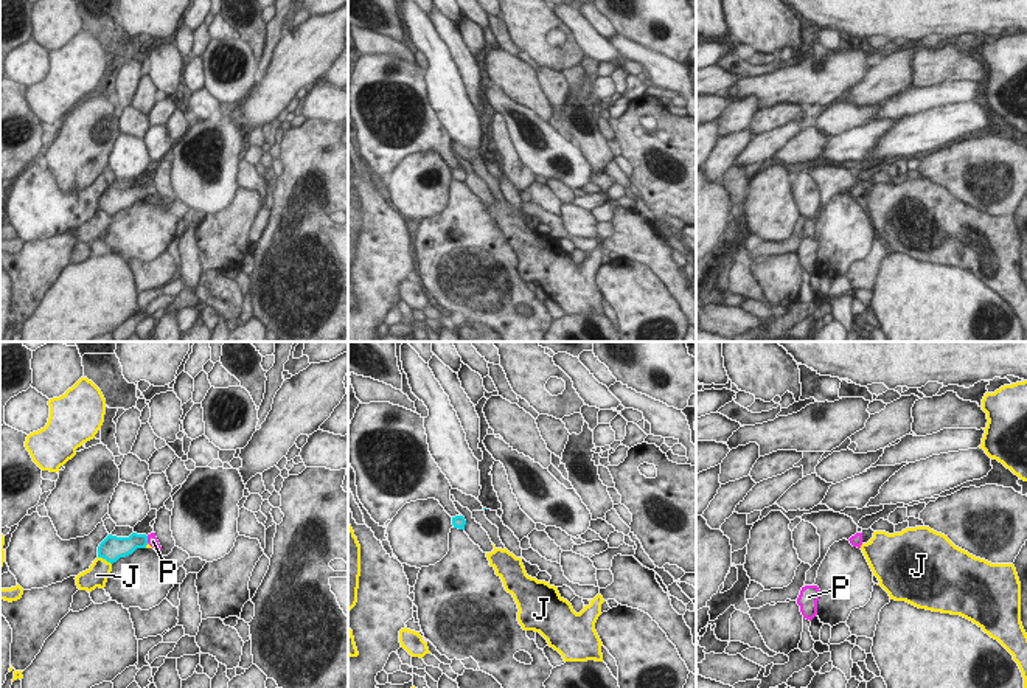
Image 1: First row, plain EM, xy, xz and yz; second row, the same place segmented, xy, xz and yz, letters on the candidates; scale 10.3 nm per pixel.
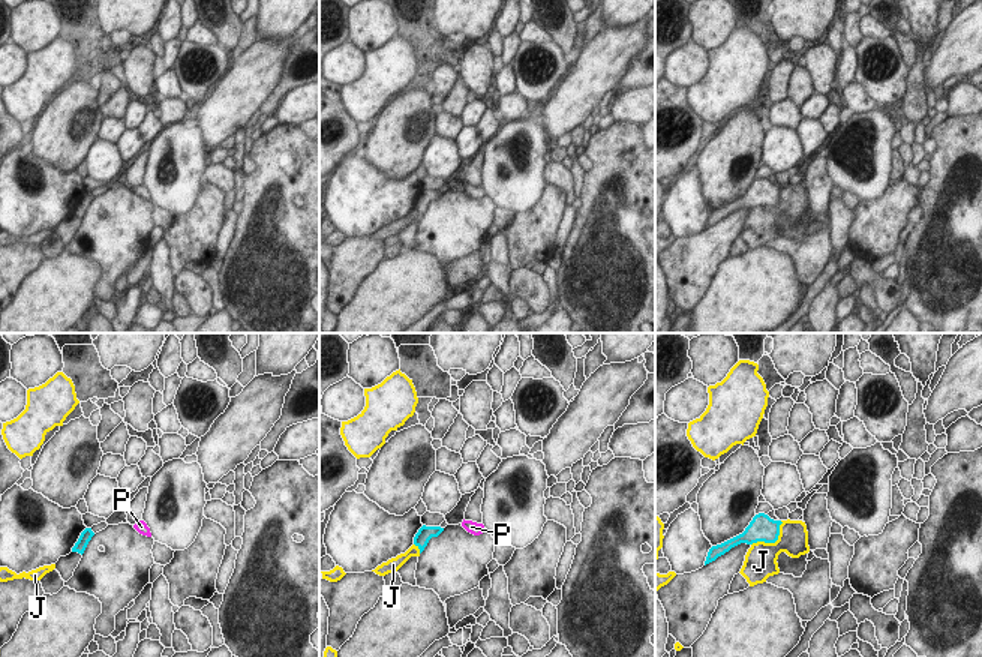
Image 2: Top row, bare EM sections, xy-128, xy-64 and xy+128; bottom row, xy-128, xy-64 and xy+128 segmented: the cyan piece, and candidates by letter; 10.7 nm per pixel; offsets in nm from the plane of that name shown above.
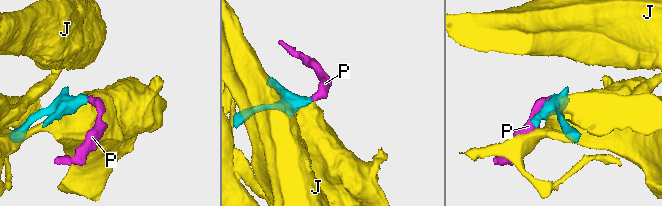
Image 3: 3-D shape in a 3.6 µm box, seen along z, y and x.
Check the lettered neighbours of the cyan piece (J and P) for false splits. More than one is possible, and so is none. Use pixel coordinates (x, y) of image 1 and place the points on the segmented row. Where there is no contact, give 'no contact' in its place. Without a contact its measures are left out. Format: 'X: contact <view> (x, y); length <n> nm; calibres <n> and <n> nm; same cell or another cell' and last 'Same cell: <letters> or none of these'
J: contact xy (104, 558); length 170 nm; calibres 240 and 220 nm; another cell
P: contact xy (146, 539); length 80 nm; calibres 190 and 100 nm; same cell
Same cell: P

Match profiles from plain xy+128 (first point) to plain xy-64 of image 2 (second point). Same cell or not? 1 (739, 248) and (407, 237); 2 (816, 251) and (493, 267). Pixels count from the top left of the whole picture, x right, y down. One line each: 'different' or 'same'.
1: different
2: different

